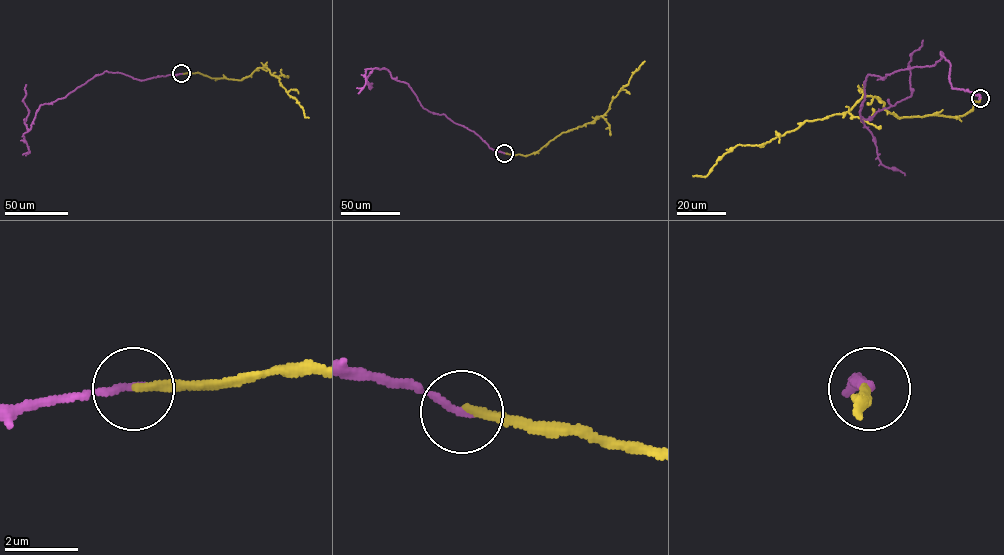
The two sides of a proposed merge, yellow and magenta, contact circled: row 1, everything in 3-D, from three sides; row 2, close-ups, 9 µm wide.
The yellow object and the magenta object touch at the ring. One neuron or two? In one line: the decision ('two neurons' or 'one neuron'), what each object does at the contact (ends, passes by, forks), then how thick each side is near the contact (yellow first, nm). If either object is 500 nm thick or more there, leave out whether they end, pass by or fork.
two neurons; yellow ends; magenta ends; calibres 220 and 200 nm

